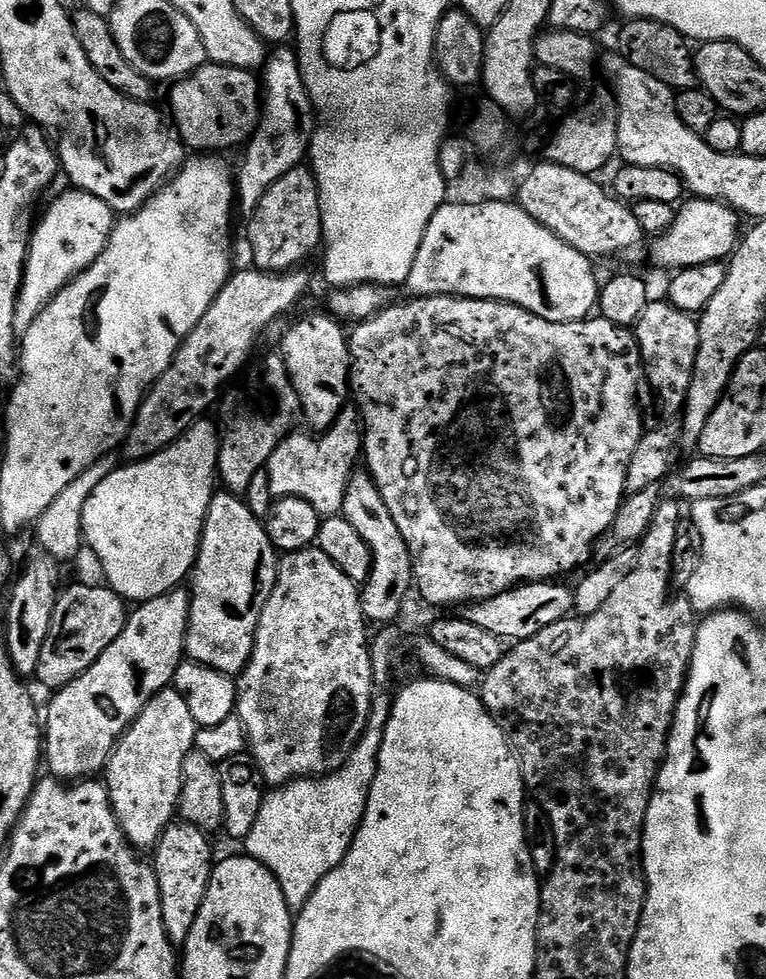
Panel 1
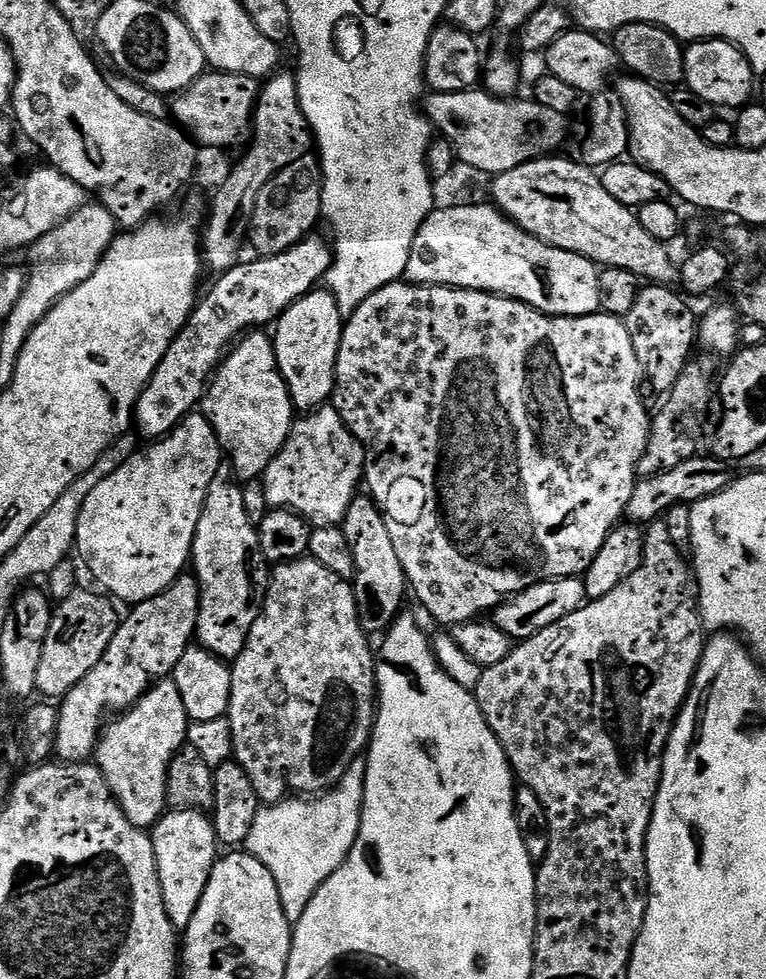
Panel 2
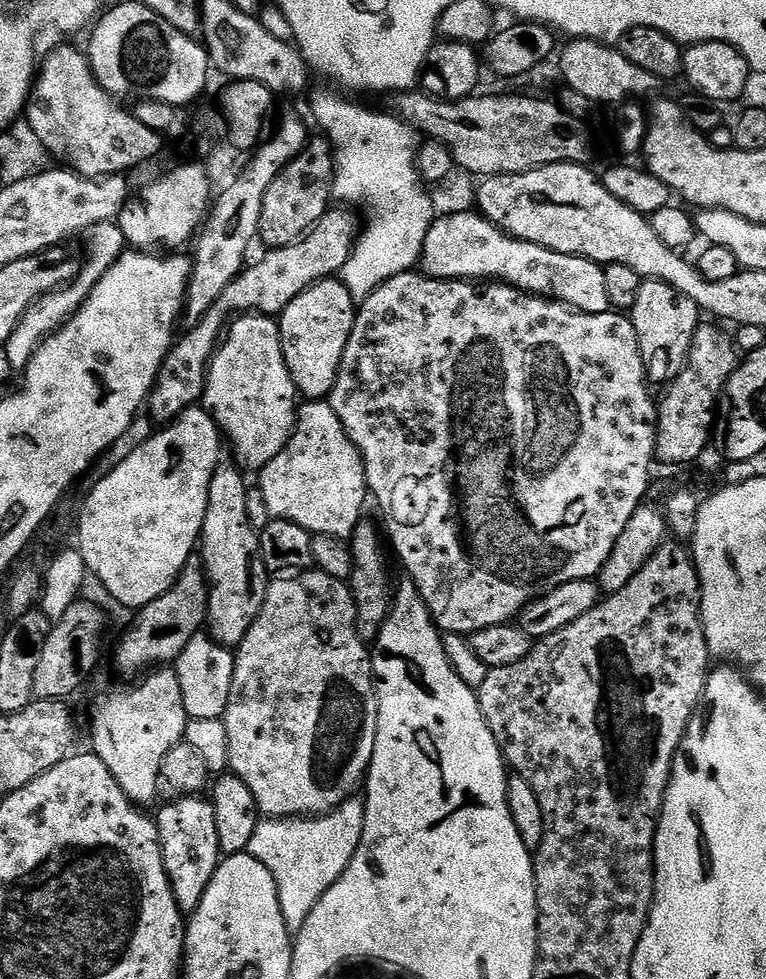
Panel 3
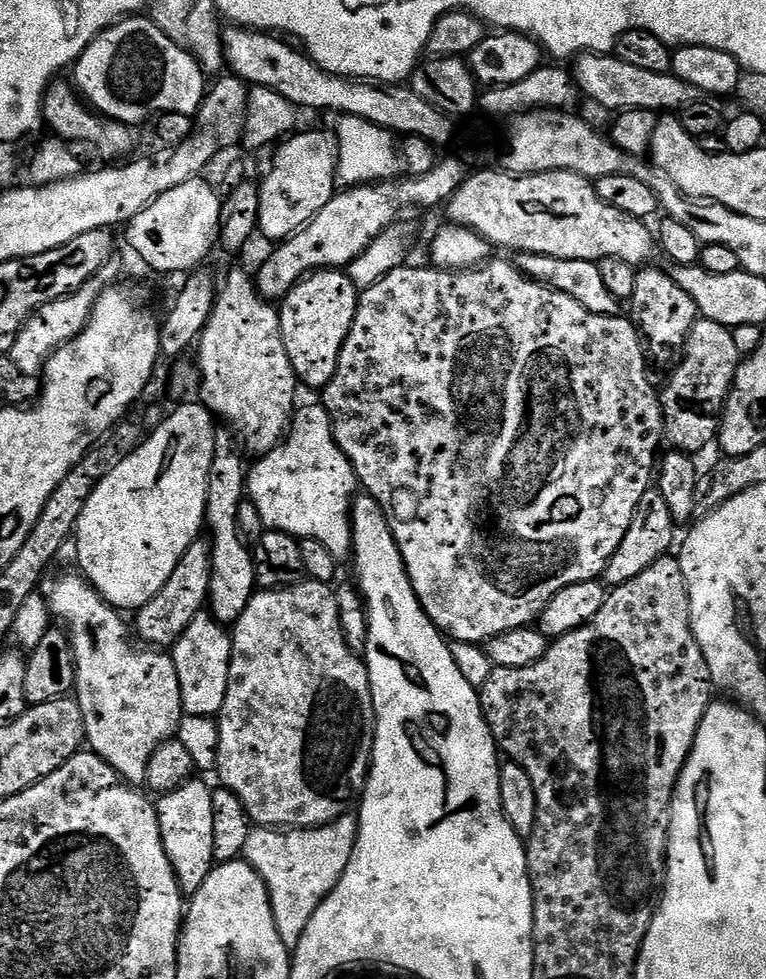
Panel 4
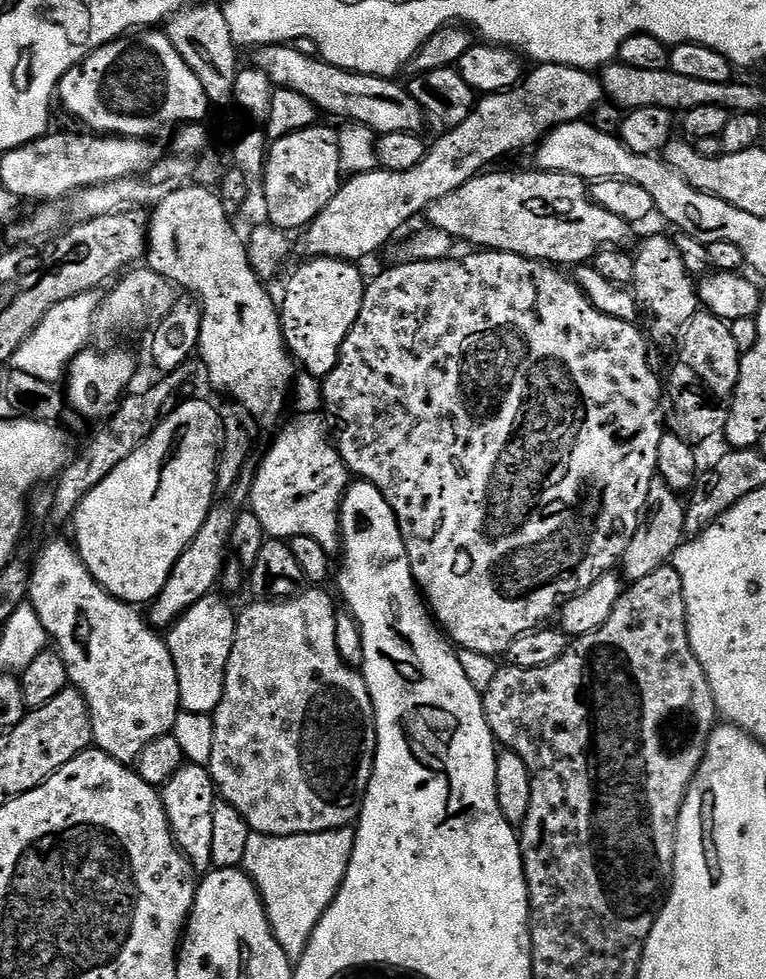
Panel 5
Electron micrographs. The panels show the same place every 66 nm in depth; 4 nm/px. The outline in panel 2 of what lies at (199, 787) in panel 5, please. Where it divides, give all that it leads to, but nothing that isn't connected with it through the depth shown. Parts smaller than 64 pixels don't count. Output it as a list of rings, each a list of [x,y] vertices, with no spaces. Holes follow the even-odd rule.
[[[198,808],[168,810],[157,824],[152,825],[150,835],[166,918],[170,918],[177,933],[182,934],[198,911],[198,902],[202,902],[202,894],[206,894],[206,882],[210,882],[210,874],[218,859],[218,841],[212,818],[207,811]]]

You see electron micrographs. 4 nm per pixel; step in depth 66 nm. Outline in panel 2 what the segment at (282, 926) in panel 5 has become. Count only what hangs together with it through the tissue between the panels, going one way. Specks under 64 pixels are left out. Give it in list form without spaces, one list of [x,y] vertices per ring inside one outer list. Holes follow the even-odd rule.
[[[363,759],[354,761],[335,788],[315,798],[289,798],[261,807],[254,826],[250,826],[246,850],[274,874],[278,898],[282,898],[282,910],[289,922],[306,914],[306,906],[310,906],[318,886],[342,866],[358,838],[364,809],[365,767]]]

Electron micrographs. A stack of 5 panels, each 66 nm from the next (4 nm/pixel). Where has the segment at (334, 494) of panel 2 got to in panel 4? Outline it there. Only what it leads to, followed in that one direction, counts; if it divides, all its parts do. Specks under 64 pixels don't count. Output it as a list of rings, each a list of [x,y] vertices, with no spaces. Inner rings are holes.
[[[323,403],[297,407],[282,443],[255,463],[248,468],[246,496],[258,506],[265,529],[285,532],[299,541],[322,542],[337,565],[349,563],[354,556],[352,505],[358,495],[358,481],[354,466],[338,446]]]

